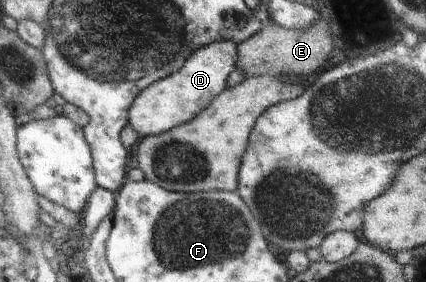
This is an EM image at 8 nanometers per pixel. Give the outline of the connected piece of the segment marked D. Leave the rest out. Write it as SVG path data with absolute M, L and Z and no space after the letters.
M217 40L196 49L176 72L148 85L135 97L128 109L128 123L145 137L191 121L226 88L227 77L236 69L237 60L238 45L232 40Z

